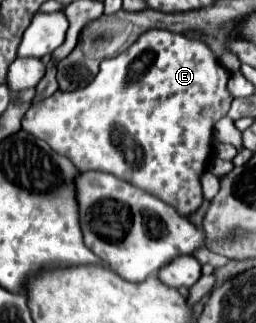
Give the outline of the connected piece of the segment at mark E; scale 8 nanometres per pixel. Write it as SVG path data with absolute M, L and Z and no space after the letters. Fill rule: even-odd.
M149 29L145 33L139 35L139 39L123 53L119 53L117 57L111 57L111 59L105 59L101 63L101 69L97 73L97 77L83 89L77 89L77 91L71 91L71 93L65 93L65 91L55 91L49 99L41 101L41 103L33 103L29 107L29 113L23 117L23 129L27 133L31 133L33 137L37 139L43 139L51 149L55 149L55 153L59 155L65 155L73 161L73 165L79 169L79 171L105 171L105 173L111 173L123 181L129 181L131 185L137 185L141 189L147 189L149 193L153 193L155 197L159 197L161 201L165 201L167 205L175 207L179 213L183 215L189 215L193 213L201 201L203 201L203 193L201 193L201 183L199 183L199 177L201 173L207 169L207 163L209 163L209 155L213 153L213 145L209 143L211 139L211 133L213 133L213 125L223 117L223 113L227 113L233 97L227 93L227 79L229 79L229 71L225 67L219 65L215 53L211 51L211 47L203 41L191 41L187 39L185 35L179 35L179 33L171 33L167 29Z

